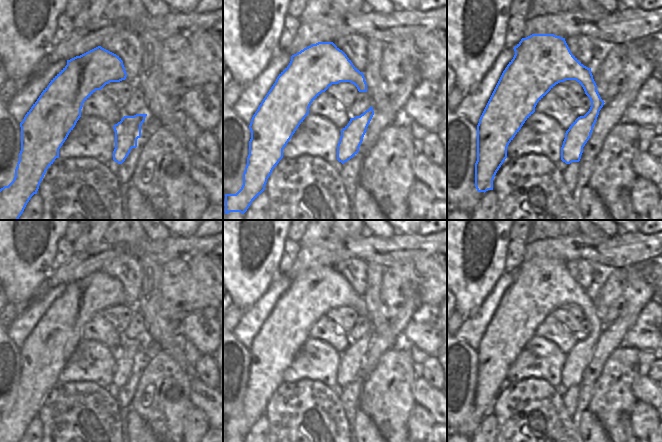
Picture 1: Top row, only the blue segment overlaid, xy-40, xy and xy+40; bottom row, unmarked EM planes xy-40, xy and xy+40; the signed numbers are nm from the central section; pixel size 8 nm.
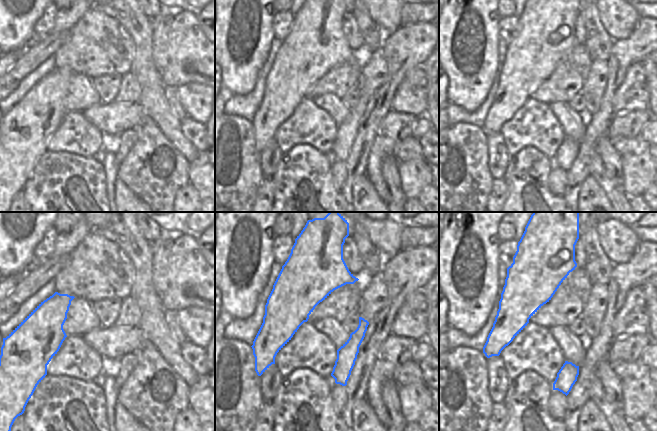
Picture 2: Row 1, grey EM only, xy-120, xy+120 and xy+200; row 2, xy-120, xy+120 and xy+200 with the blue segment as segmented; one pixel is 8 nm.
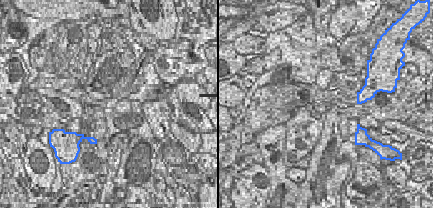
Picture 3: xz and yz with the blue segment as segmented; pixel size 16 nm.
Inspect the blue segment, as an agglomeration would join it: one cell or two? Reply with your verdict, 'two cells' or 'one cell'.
one cell

